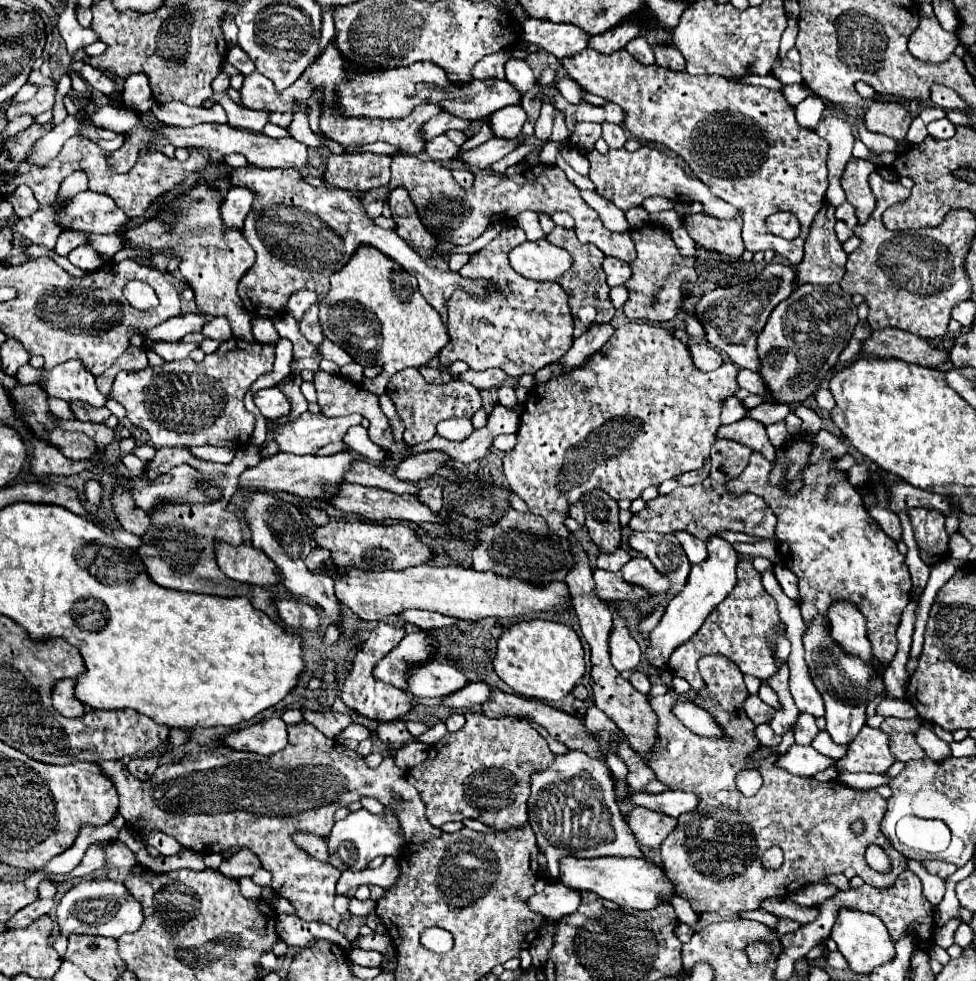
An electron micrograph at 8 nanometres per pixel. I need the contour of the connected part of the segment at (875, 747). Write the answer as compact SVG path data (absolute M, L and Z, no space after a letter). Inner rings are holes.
M864 726L848 746L846 756L836 762L840 774L846 772L886 772L896 758L888 750L888 736L879 728Z

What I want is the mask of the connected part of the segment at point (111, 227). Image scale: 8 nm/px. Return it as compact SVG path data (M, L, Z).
M84 190L76 194L72 202L64 202L60 206L60 222L62 230L76 230L76 232L96 232L96 234L112 234L128 222L128 216L108 198L108 194L96 194L92 190Z

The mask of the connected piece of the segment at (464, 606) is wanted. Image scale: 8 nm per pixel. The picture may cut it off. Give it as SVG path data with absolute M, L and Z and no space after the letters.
M422 564L400 572L364 572L360 568L350 568L346 574L336 576L334 582L338 600L366 622L382 620L406 608L432 610L462 620L482 620L488 616L512 618L528 612L550 610L556 604L562 604L568 596L568 586L562 582L552 582L544 588L538 588L516 578L504 578L492 572L476 572L472 568L460 566L438 568Z

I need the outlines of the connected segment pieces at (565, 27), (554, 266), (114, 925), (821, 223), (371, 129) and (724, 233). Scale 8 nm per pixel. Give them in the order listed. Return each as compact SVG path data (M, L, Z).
M528 18L522 22L522 38L532 40L546 52L552 52L556 58L564 54L576 54L588 46L588 34L574 24L552 24Z
M546 238L536 242L524 242L510 252L510 266L528 280L552 282L558 280L560 274L568 272L572 266L572 256Z
M88 880L72 886L60 900L58 910L58 928L60 934L98 934L108 938L120 938L126 932L134 932L140 928L144 914L138 900L134 900L124 884L112 880Z
M824 204L816 216L804 246L804 258L796 266L796 286L802 284L834 284L844 278L846 252L834 234L834 206Z
M422 104L418 106L408 118L402 120L376 120L376 118L344 118L336 112L324 112L320 116L320 130L336 140L338 144L342 144L342 148L360 148L364 144L372 144L372 142L386 142L392 144L396 148L400 148L404 154L420 154L424 152L426 142L418 142L418 132L424 126L424 122L428 122L432 116L436 116L440 112L440 108L436 104Z
M700 212L694 216L686 216L682 226L686 228L688 236L702 248L716 250L732 258L740 258L744 252L744 244L740 238L742 230L740 216L736 216L734 220L720 220Z

